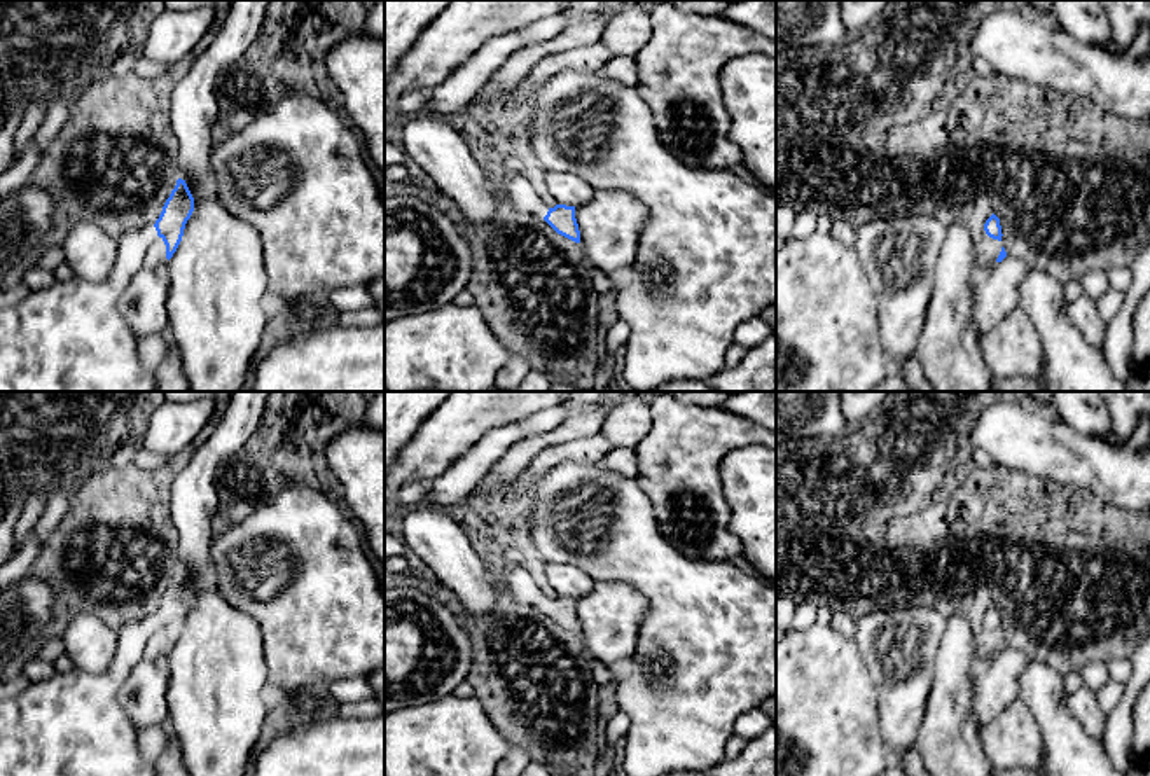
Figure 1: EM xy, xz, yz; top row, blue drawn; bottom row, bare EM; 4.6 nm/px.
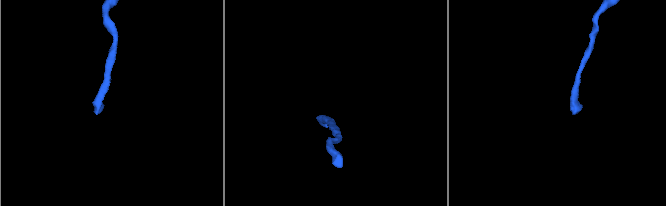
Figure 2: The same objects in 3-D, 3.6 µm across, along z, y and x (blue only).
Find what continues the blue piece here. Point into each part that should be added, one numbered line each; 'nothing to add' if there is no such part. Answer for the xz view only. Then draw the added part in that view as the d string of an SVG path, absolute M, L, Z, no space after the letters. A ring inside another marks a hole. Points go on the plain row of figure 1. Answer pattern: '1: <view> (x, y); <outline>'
1: xz (519, 584); M510 568L505 572L503 589L519 603L544 610L549 599L544 596L540 587L530 572L523 568Z

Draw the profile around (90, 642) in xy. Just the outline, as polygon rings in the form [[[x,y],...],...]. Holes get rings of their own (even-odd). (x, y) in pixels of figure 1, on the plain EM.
[[[79,613],[61,634],[65,652],[75,668],[103,673],[115,655],[117,633],[93,613]]]

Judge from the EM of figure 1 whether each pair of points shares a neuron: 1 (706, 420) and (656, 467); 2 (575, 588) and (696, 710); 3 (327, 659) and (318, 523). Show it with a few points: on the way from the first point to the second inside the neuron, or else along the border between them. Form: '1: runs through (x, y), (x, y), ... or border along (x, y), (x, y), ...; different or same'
1: runs through (694, 432), (668, 458); same
2: border along (556, 561), (577, 565), (593, 581); different
3: runs through (327, 626), (327, 619), (318, 605), (318, 556); same

